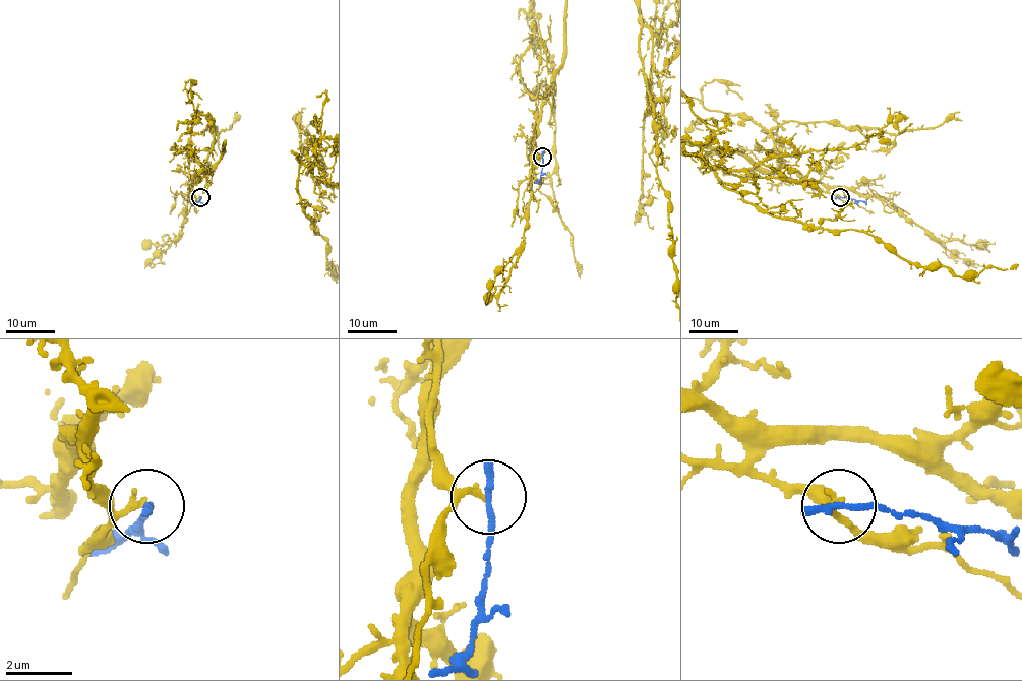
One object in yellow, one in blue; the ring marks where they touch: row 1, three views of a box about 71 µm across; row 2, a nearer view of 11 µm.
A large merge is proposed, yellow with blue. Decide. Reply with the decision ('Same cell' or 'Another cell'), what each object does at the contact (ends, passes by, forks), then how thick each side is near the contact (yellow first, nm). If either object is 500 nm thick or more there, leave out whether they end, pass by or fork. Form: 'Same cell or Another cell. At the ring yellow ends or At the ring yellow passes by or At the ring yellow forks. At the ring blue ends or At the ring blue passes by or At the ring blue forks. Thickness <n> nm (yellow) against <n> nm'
Another cell. At the ring yellow passes by. At the ring blue ends. Thickness 150 nm (yellow) against 240 nm

